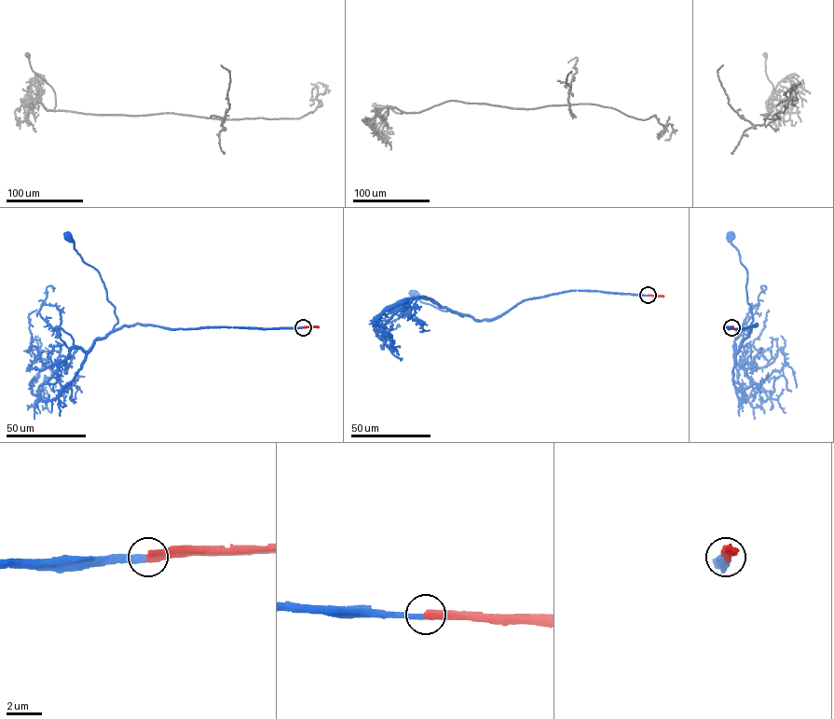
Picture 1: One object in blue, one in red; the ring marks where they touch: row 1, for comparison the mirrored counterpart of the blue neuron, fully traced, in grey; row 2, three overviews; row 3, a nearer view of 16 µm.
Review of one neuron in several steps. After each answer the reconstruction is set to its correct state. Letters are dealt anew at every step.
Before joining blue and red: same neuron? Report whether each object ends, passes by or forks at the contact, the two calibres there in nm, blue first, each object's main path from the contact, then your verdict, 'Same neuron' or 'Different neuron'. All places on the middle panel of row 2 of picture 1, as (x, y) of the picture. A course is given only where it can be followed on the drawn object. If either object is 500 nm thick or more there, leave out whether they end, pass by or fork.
At the ring blue ends. At the ring red ends. Thickness 360 nm (blue) against 480 nm. Course of blue: (648, 296), (571, 290), (523, 300), (492, 318), (474, 320), (422, 302), (414, 295). Course of red: (648, 296), (663, 297). Same neuron

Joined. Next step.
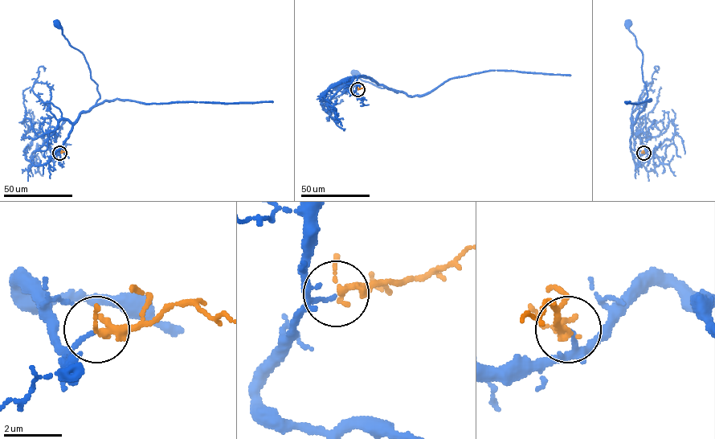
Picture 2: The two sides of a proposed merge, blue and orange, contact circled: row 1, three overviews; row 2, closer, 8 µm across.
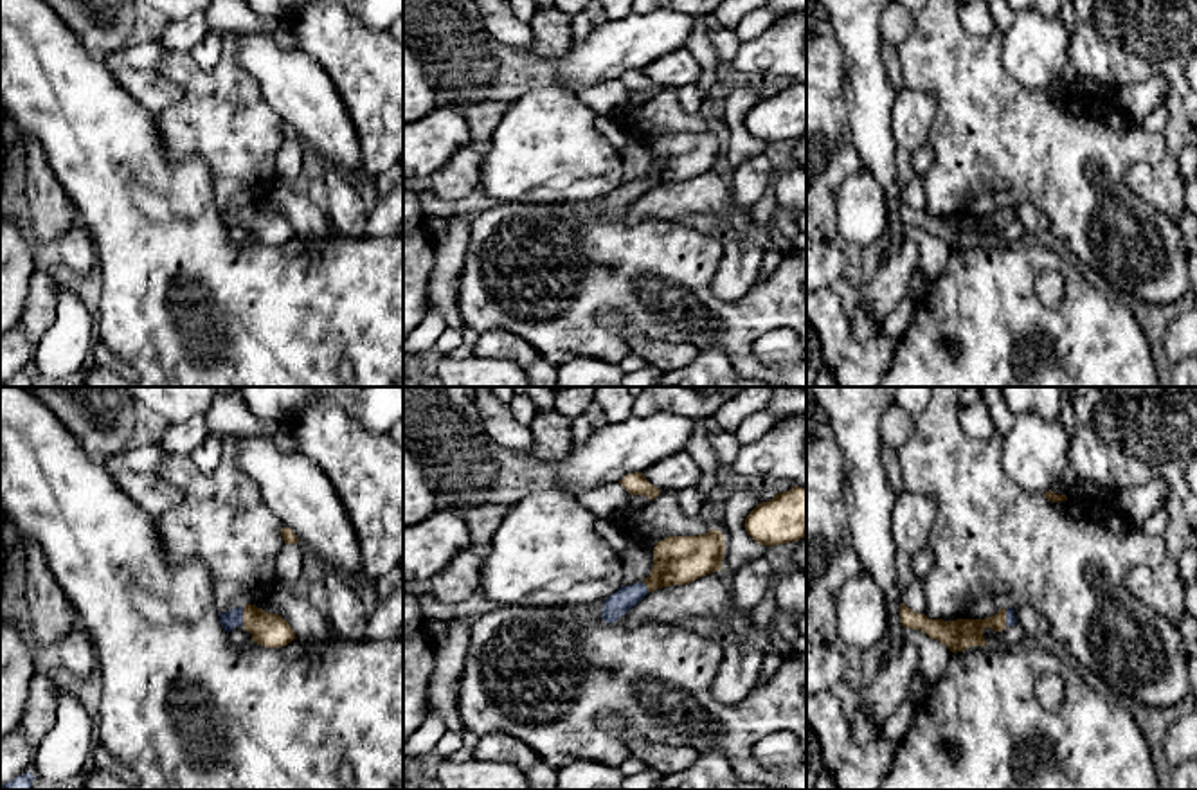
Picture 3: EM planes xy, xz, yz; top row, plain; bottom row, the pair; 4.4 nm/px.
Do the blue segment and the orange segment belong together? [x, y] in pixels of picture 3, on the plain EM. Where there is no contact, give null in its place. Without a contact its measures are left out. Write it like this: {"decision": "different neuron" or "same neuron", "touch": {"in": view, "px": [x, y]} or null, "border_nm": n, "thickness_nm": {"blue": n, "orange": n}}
{"decision": "same neuron", "touch": {"in": "xy", "px": [242, 215]}, "border_nm": 100, "thickness_nm": {"blue": 80, "orange": 150}}

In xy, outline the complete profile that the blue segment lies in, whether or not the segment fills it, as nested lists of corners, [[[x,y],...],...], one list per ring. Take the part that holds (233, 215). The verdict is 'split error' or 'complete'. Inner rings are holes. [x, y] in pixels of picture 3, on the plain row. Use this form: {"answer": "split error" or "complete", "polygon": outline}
{"answer": "split error", "polygon": [[[245,202],[220,211],[220,218],[227,230],[236,223],[245,225],[252,230],[254,239],[266,245],[281,245],[297,236],[288,218],[256,202]]]}

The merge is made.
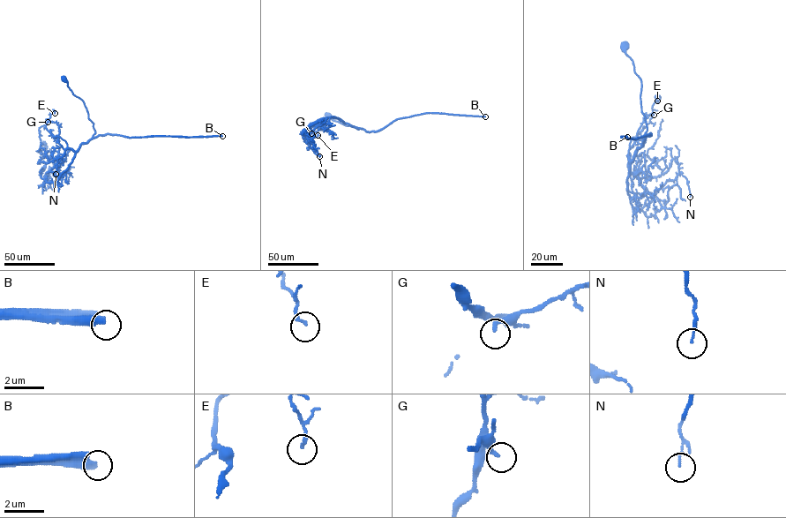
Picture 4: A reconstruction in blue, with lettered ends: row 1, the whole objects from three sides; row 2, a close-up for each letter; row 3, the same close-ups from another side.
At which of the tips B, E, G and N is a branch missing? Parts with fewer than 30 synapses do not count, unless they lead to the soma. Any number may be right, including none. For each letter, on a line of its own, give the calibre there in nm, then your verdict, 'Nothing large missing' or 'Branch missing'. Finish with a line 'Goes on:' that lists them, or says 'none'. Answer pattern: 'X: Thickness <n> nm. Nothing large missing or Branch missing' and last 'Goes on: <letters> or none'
B: Thickness 440 nm. Branch missing
E: Thickness 150 nm. Nothing large missing
G: Thickness 150 nm. Nothing large missing
N: Thickness 70 nm. Nothing large missing
Goes on: B

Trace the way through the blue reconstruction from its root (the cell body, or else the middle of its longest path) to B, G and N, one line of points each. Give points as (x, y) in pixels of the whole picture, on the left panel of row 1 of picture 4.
B: (63, 78), (84, 102), (93, 123), (93, 138), (107, 134), (129, 137), (222, 136)
G: (63, 78), (72, 93), (83, 101), (95, 133), (76, 151), (63, 149), (57, 141), (58, 125), (48, 122)
N: (63, 78), (83, 101), (95, 133), (81, 145), (56, 180), (47, 182), (41, 172), (49, 158), (56, 174)

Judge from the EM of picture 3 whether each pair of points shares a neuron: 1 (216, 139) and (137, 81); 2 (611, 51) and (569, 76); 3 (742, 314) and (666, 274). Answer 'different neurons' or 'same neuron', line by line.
1: different neurons
2: same neuron
3: same neuron

